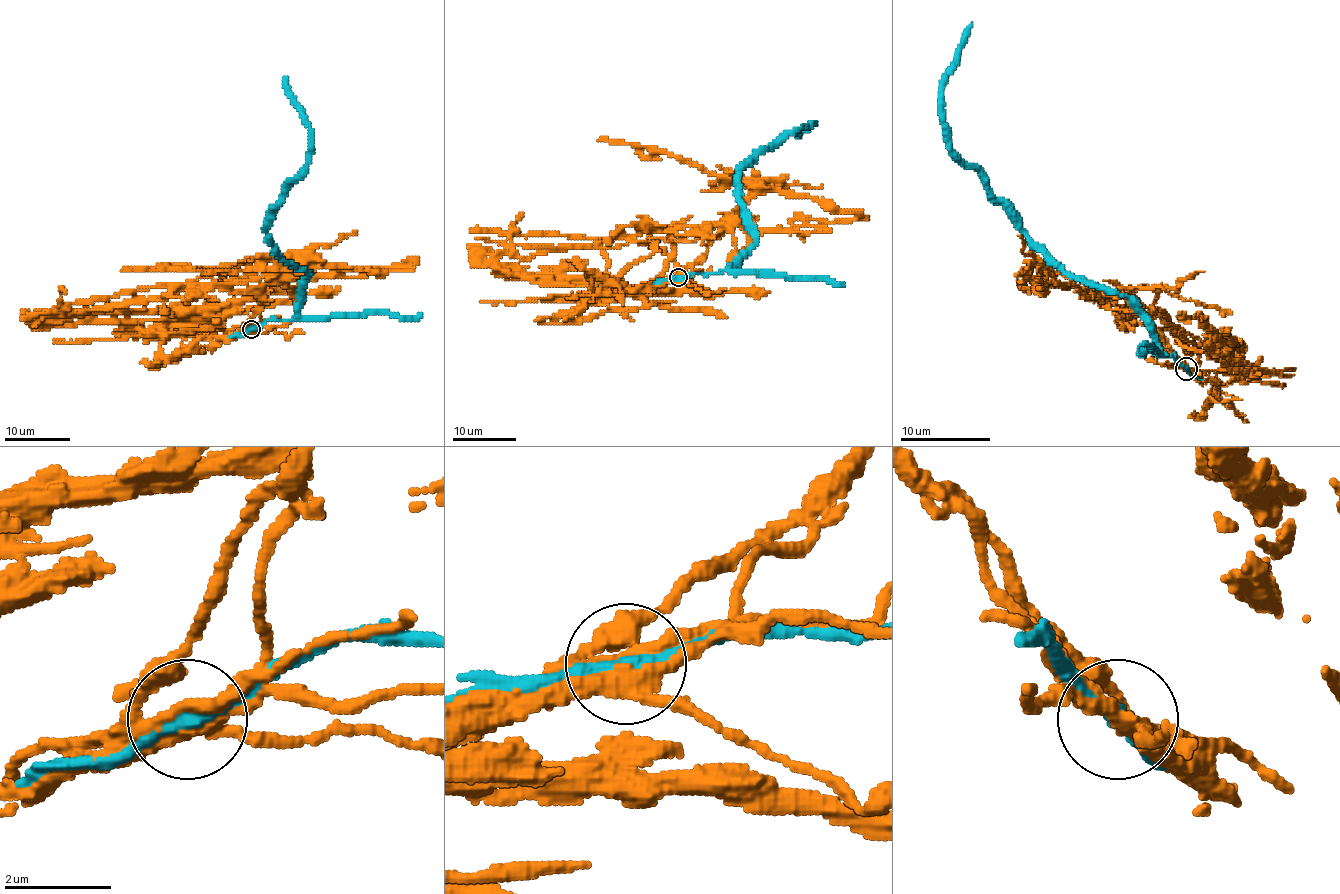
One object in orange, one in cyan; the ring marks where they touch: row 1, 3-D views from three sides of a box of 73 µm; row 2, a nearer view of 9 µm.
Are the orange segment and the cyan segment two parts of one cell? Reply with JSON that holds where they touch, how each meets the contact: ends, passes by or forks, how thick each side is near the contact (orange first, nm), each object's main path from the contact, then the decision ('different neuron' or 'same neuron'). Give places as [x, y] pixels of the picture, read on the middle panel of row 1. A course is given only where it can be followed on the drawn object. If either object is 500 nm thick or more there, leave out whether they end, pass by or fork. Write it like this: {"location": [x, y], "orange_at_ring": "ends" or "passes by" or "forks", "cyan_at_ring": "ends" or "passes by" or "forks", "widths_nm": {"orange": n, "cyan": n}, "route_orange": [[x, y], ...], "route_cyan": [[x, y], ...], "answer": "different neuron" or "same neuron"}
{"location": [678, 277], "orange_at_ring": "forks", "cyan_at_ring": "passes by", "widths_nm": {"orange": 320, "cyan": 280}, "route_orange": [[678, 277], [630, 290], [588, 271], [588, 304], [621, 294], [591, 286], [543, 286], [507, 275], [469, 244]], "route_cyan": [[678, 277], [722, 272], [751, 247], [755, 234], [740, 198], [740, 170], [788, 135], [815, 124], [798, 138]], "answer": "different neuron"}

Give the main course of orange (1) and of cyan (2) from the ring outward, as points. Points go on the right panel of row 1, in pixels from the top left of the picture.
1: (1186, 368), (1218, 381), (1205, 408), (1216, 388), (1253, 370), (1228, 357), (1244, 357), (1227, 361), (1210, 346)
2: (1186, 368), (1157, 348), (1149, 319), (1124, 296), (1066, 276), (949, 141), (945, 71), (972, 22)

